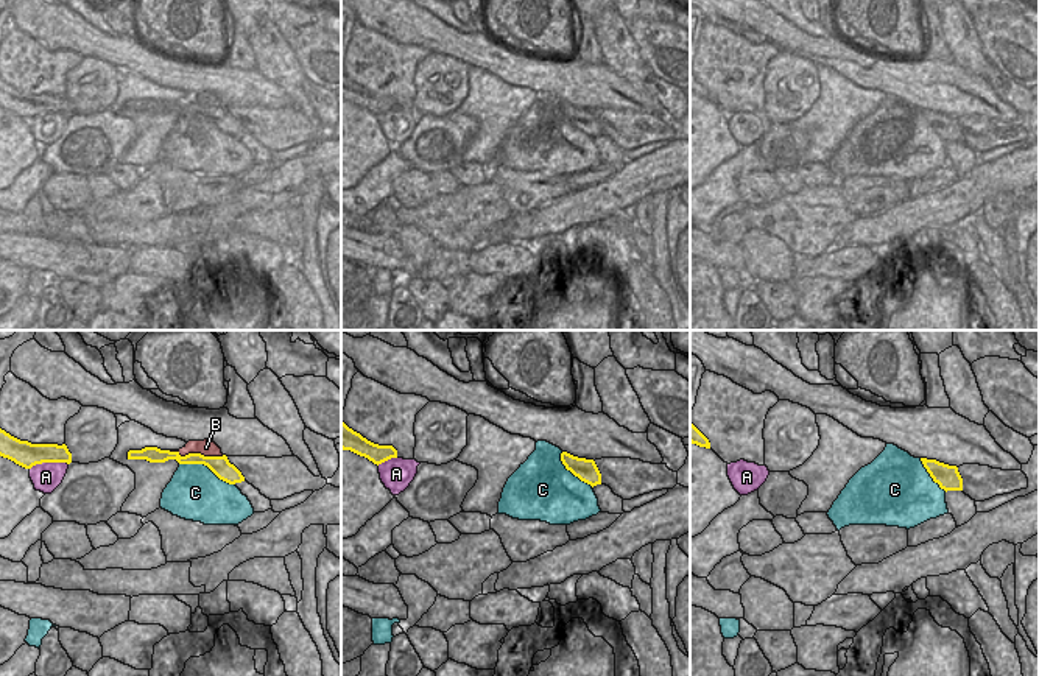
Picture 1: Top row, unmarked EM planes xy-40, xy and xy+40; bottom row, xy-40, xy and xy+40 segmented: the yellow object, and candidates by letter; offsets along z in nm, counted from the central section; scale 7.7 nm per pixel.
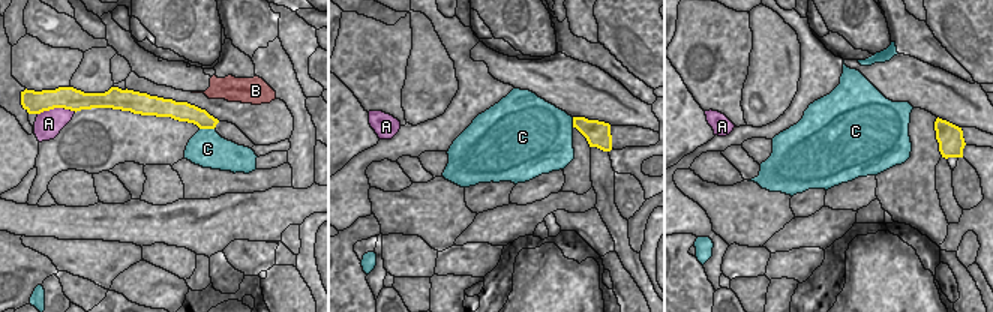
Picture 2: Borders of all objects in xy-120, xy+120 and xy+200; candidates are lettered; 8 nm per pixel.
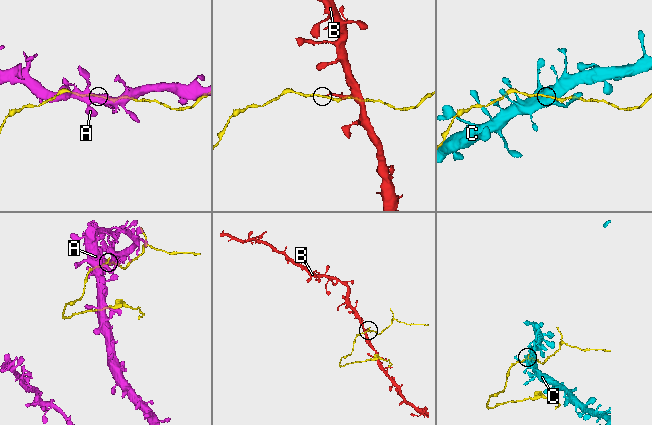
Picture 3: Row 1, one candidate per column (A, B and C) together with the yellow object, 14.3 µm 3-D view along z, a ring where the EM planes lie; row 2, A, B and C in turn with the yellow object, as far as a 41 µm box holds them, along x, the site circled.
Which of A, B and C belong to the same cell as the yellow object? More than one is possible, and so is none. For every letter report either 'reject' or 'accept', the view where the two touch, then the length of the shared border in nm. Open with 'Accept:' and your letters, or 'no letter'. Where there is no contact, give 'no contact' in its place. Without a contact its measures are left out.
Accept: no letter
A: reject; contact in xy-40; length 300 nm
B: reject; contact in xy-40; length 440 nm
C: reject; contact in xy-40; length 460 nm

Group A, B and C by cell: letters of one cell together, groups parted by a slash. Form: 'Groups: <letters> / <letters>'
Groups: A / B / C.

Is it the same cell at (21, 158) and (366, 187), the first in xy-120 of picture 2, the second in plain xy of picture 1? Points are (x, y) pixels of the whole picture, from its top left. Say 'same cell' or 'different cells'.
different cells

